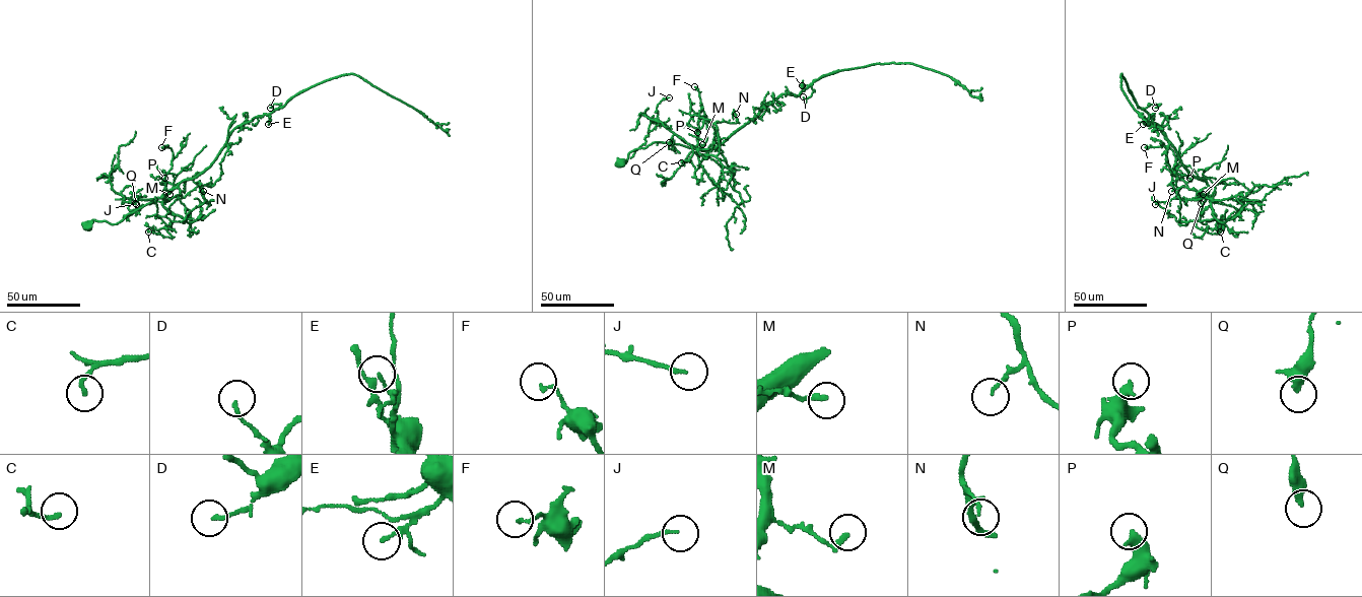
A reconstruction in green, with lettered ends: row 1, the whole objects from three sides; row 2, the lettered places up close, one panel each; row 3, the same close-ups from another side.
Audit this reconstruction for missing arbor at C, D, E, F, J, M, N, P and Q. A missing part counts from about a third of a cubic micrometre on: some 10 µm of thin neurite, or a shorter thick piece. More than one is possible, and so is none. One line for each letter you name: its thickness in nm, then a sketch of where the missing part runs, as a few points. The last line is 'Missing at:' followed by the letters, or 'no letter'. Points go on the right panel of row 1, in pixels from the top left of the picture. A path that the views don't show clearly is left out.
Missing at: no letter

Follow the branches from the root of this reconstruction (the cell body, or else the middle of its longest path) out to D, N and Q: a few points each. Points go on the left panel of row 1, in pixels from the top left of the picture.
D: (87, 226), (93, 219), (118, 222), (184, 181), (195, 178), (211, 164), (235, 128), (280, 105), (270, 108)
N: (87, 226), (93, 219), (116, 223), (159, 198), (186, 220), (182, 221), (186, 215), (204, 201), (203, 191)
Q: (87, 226), (93, 219), (116, 223), (160, 198), (138, 197), (135, 203)

